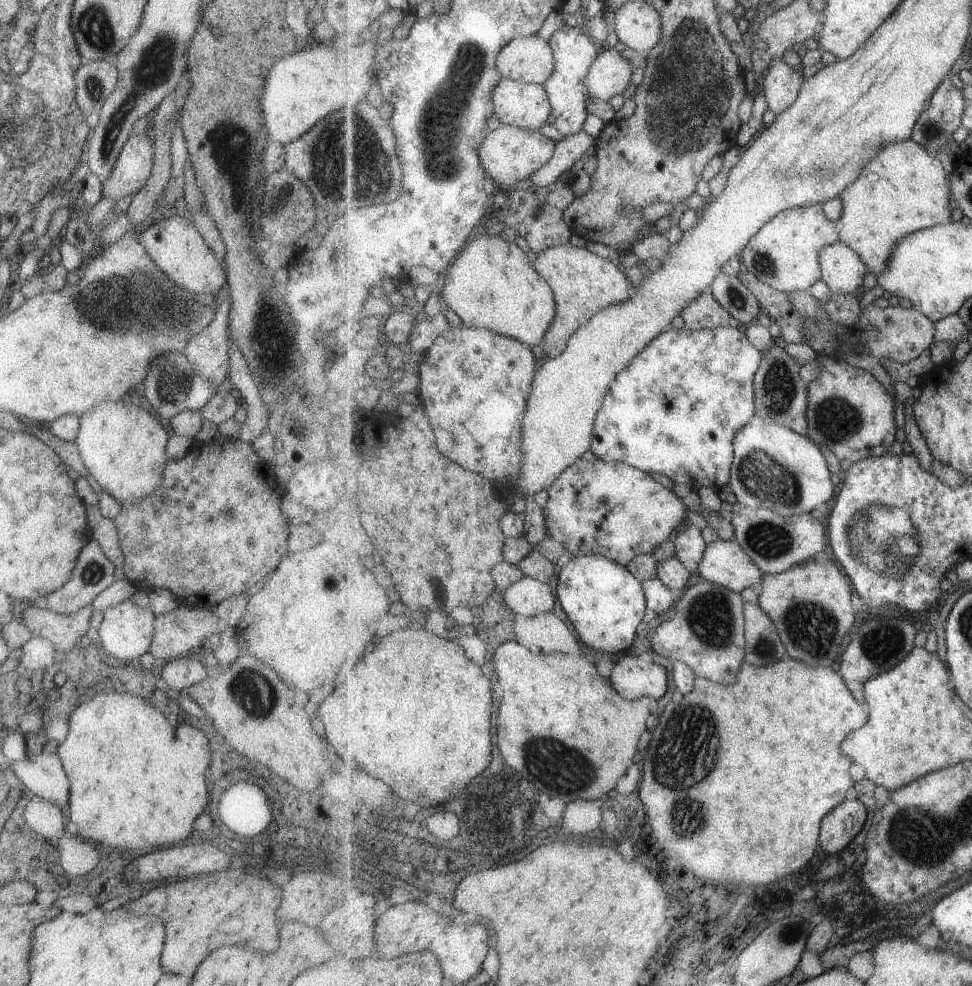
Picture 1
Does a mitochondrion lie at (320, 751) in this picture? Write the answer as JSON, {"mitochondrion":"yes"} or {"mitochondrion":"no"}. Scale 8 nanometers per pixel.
{"mitochondrion":"no"}

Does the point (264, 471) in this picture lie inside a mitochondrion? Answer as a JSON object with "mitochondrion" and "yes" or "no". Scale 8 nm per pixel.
{"mitochondrion":"no"}

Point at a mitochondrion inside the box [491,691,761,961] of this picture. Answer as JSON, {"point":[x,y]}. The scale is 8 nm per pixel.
{"point":[687,750]}

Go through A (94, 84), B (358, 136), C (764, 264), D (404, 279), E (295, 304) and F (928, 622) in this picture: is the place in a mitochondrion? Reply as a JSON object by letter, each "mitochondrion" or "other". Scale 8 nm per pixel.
{"A":"mitochondrion","B":"mitochondrion","C":"mitochondrion","D":"other","E":"other","F":"other"}

